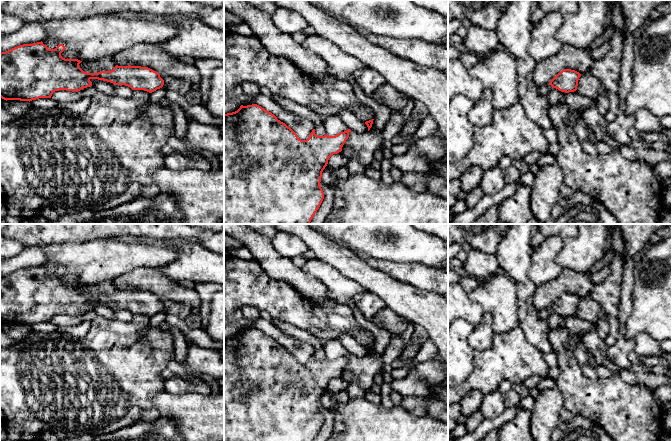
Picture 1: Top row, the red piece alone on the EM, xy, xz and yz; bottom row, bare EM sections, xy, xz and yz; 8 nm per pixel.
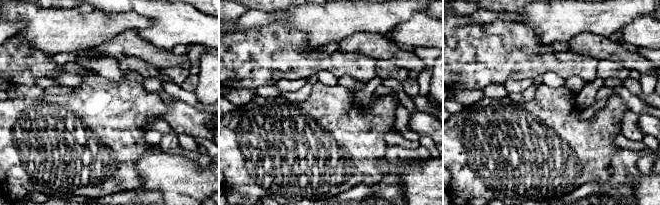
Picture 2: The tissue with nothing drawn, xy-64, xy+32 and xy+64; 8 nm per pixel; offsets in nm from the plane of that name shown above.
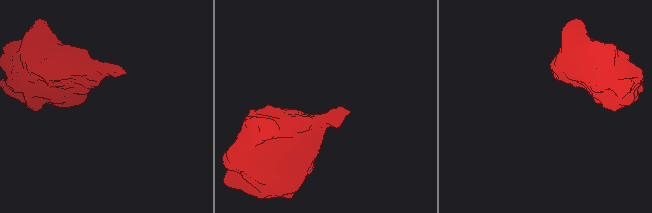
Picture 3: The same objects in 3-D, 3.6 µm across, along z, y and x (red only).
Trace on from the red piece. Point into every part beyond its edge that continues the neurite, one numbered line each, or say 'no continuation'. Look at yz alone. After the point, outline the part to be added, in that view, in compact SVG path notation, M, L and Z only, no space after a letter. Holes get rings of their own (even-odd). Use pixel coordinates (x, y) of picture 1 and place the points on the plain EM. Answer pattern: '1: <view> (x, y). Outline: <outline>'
1: yz (546, 313). Outline: M545 309L542 311L539 311L539 316L544 319L548 319L548 317L551 315L552 310L551 309Z

